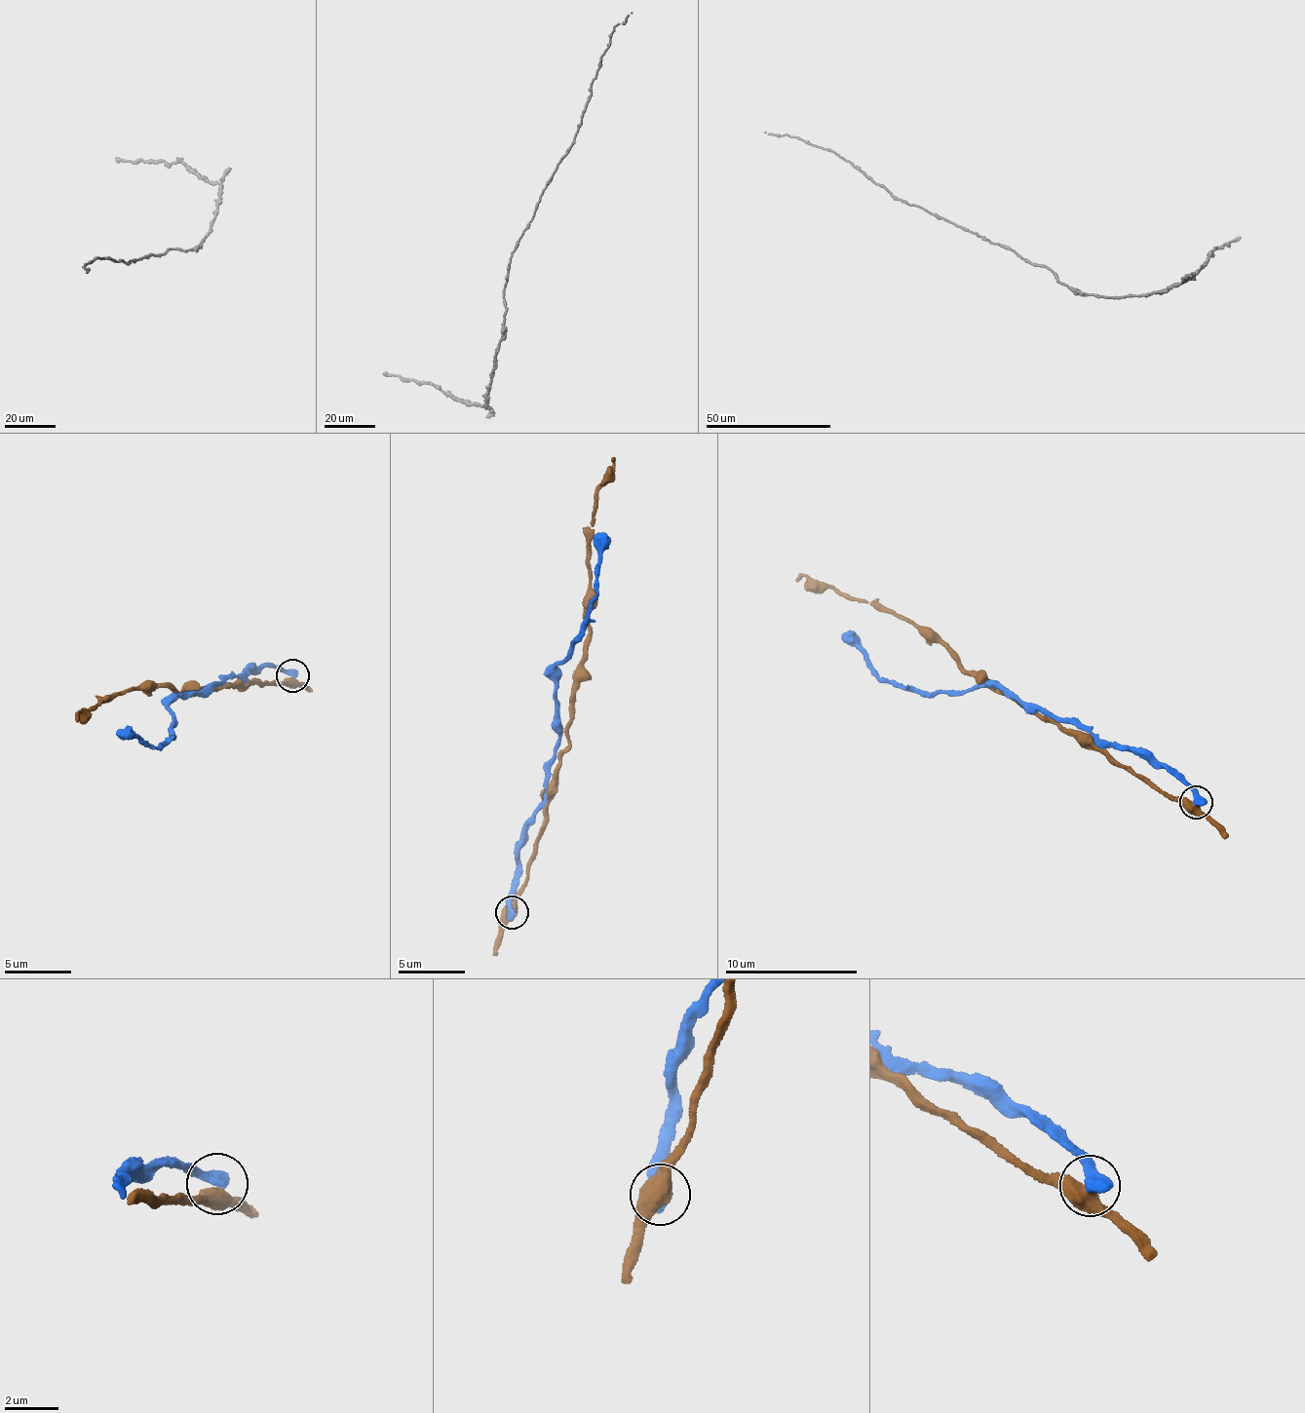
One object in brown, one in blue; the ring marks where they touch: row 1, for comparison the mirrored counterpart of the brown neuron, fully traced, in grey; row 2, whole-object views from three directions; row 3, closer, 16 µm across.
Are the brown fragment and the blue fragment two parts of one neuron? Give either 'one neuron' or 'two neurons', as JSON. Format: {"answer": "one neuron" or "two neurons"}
{"answer": "two neurons"}

